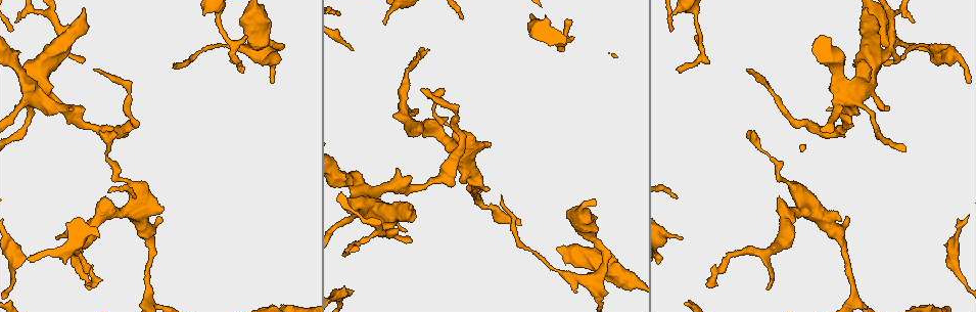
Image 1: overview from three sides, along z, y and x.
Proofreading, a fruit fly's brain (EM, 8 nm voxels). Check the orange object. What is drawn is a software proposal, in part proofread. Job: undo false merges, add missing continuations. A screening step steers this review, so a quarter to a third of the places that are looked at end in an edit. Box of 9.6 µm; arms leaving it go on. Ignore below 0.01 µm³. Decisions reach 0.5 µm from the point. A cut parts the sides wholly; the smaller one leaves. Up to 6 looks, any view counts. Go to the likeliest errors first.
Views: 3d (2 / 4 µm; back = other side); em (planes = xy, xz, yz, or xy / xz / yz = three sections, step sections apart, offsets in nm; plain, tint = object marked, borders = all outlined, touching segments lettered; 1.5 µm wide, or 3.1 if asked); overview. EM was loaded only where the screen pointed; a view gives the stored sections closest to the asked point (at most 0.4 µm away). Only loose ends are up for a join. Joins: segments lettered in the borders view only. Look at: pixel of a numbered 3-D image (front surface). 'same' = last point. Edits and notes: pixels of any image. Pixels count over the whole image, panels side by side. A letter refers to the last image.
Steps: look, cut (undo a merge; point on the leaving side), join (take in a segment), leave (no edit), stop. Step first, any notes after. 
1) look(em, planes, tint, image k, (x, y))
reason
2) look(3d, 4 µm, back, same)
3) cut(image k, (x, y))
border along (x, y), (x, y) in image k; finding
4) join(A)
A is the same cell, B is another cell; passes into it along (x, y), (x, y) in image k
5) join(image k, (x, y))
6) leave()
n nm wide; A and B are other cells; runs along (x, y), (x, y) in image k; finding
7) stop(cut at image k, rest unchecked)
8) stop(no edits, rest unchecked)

look(em, planes, tint, image 1, (239, 71))
an open end

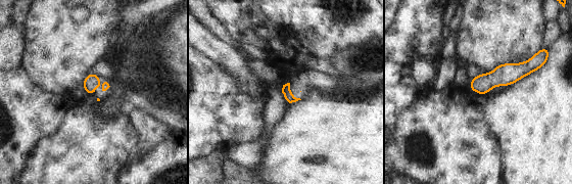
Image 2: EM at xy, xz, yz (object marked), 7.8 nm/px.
look(em, planes, borders, same)
what lies round it

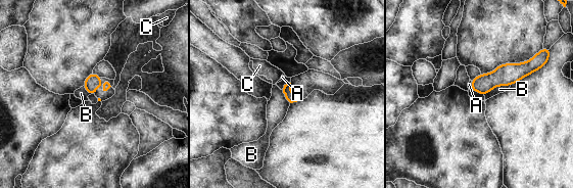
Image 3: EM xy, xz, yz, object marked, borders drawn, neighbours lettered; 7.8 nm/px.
leave()
B touches over 220 nm; A, B and C are other cells; none of them fits

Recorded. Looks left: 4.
look(em, planes, borders, image 1, (343, 252))
tapers out

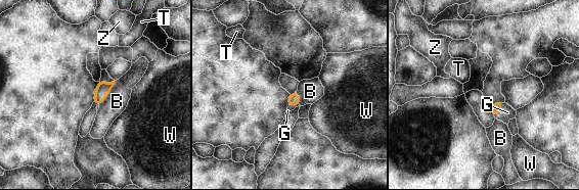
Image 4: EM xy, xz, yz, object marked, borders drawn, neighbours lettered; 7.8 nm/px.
join(image 4, (507, 112))
G is the same cell, B, T, W and Z are other cells; it goes on there

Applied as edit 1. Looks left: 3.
look(overview)
see it whole again

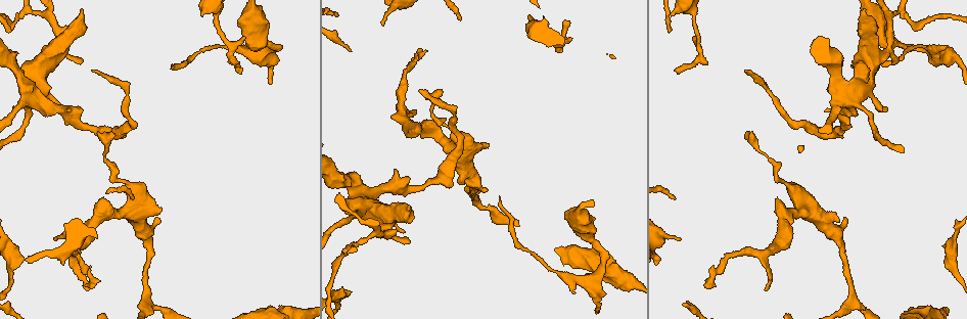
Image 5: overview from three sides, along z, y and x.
look(em, xy, step 4, borders, image 5, (441, 89))
end of a long branch

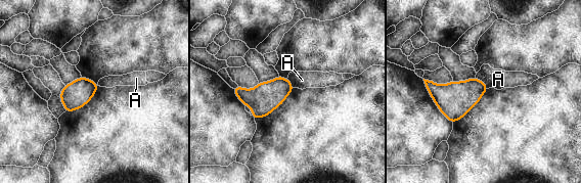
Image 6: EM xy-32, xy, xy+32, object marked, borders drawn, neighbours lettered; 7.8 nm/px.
look(em, yz, step 4, borders, same)
cut it another way

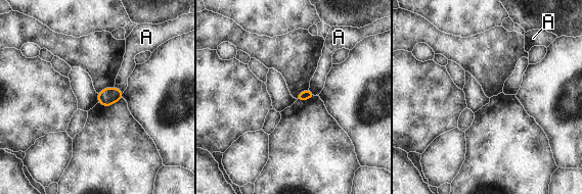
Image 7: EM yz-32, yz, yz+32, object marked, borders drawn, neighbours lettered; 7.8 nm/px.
leave()
A is another cell; no lettered segment goes on from it

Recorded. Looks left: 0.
stop(join at image 4, rest unchecked)

